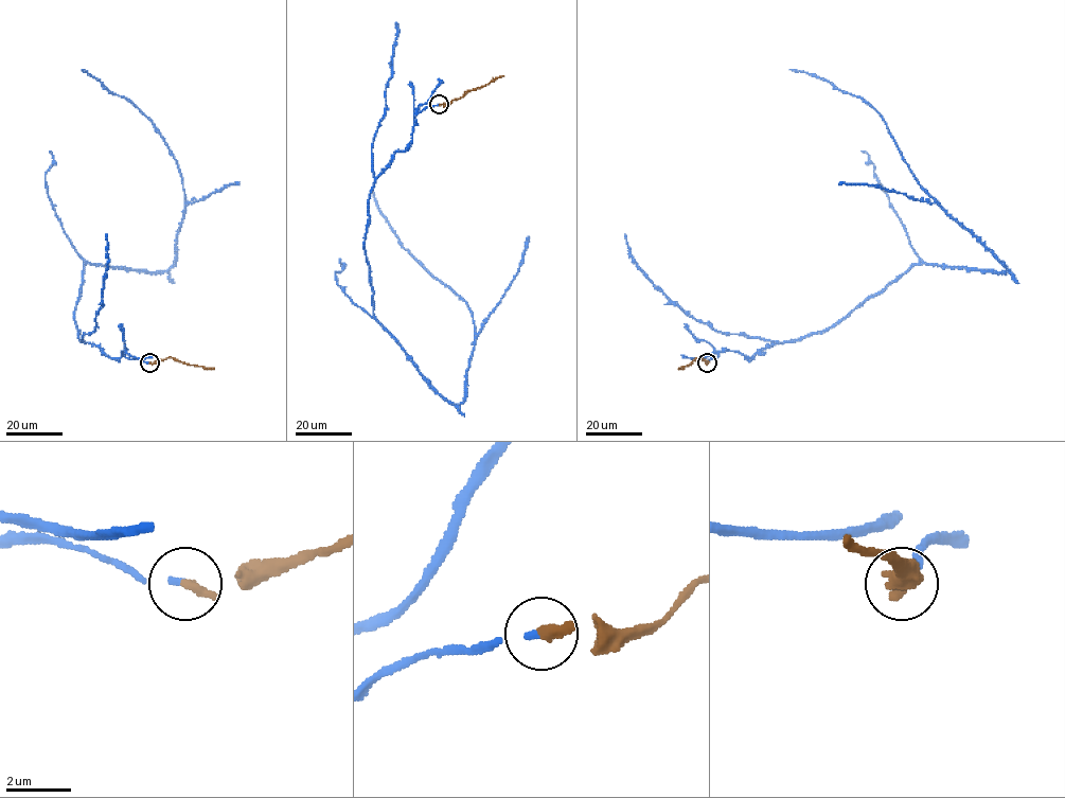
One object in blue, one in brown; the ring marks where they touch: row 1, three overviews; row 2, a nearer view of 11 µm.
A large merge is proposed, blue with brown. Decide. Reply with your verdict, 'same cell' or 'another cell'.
same cell

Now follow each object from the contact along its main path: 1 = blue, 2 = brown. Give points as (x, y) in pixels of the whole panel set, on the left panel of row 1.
1: (149, 362), (124, 351), (109, 358), (78, 337), (84, 265), (167, 271), (185, 195), (152, 122), (82, 70)
2: (149, 362), (172, 357), (214, 368)

